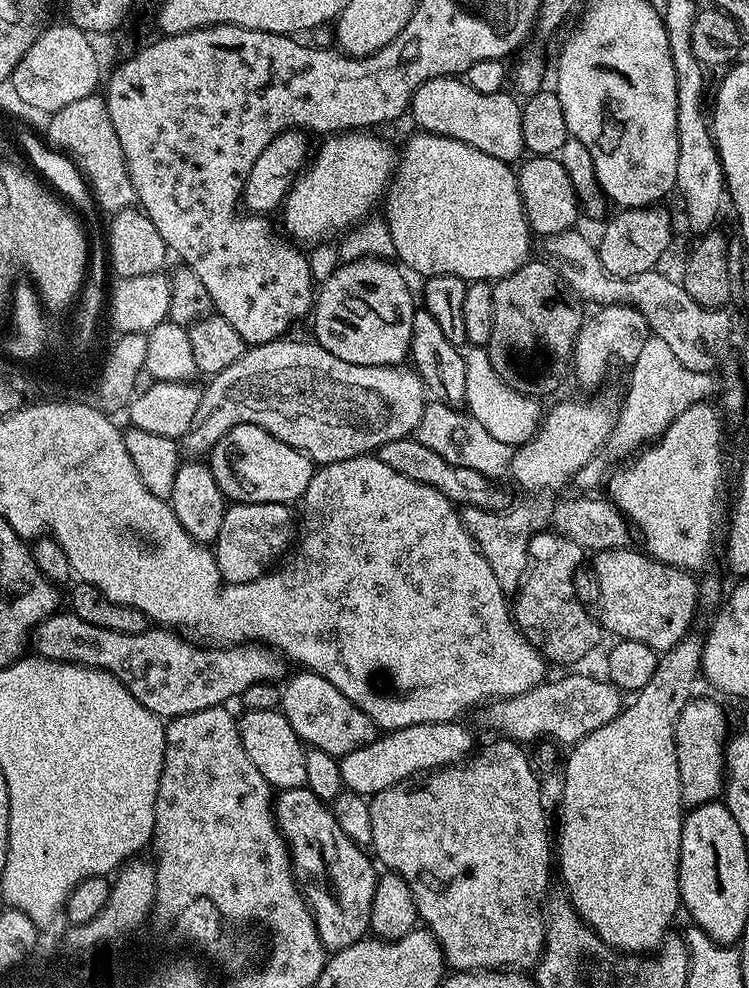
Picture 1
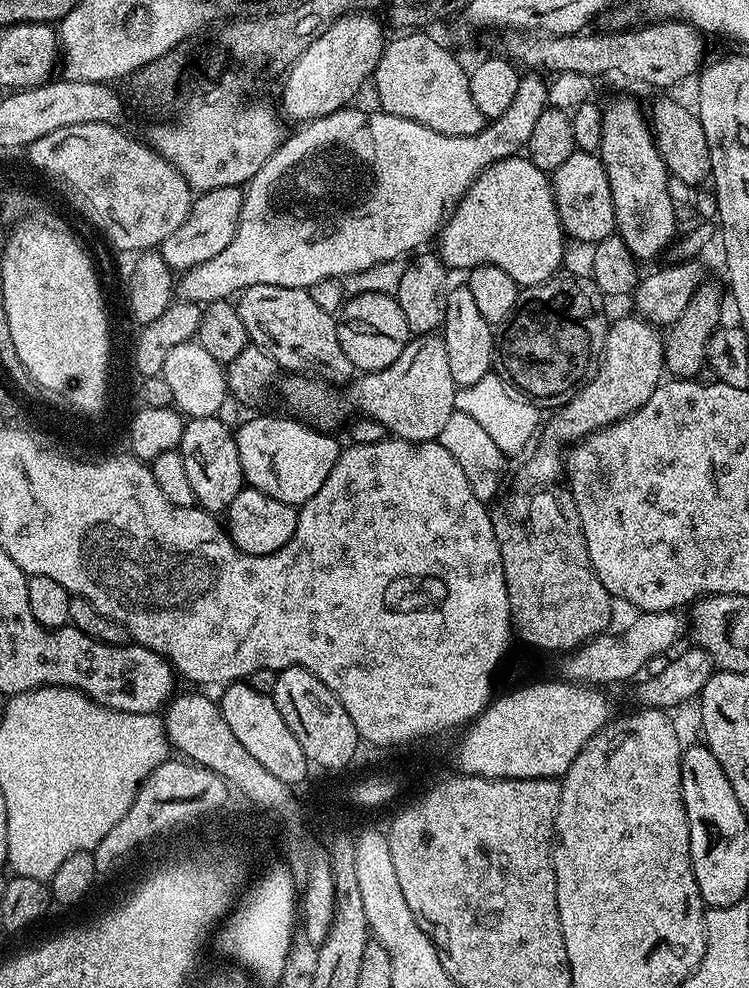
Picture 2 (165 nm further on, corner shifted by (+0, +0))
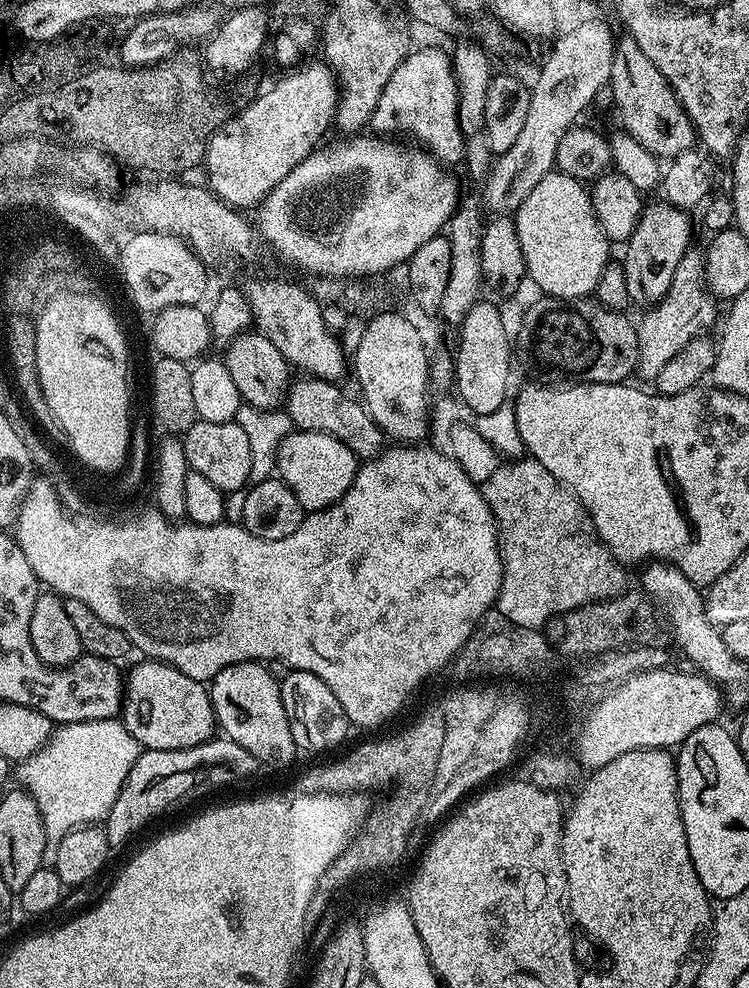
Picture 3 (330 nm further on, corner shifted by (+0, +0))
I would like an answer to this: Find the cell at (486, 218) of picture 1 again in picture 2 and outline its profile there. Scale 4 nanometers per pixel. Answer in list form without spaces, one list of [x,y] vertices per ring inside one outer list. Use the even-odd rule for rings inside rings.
[[[524,154],[494,162],[475,180],[468,193],[447,217],[438,233],[439,240],[438,255],[449,269],[471,270],[479,264],[498,266],[498,270],[506,270],[506,274],[510,274],[510,278],[514,278],[514,282],[521,288],[529,288],[552,279],[561,271],[566,237],[558,218],[549,173],[539,169]]]

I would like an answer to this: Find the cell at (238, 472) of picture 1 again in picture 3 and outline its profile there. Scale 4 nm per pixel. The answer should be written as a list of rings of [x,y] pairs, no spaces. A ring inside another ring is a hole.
[[[292,430],[277,450],[274,472],[297,496],[305,513],[309,513],[329,508],[338,502],[338,498],[350,490],[350,482],[354,482],[357,467],[358,457],[346,450],[338,438],[330,438],[330,434]]]

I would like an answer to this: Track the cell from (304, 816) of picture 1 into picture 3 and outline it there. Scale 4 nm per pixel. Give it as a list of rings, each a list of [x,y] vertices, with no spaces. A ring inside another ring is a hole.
[[[141,659],[141,664],[136,664],[132,669],[126,672],[126,687],[124,689],[124,703],[122,705],[122,719],[126,730],[130,730],[130,734],[136,739],[144,750],[186,750],[193,748],[199,744],[204,744],[207,740],[213,739],[214,733],[217,731],[216,715],[212,709],[212,697],[209,689],[205,687],[201,681],[194,678],[186,678],[186,674],[182,674],[182,670],[178,670],[174,666],[164,664],[160,660]]]

